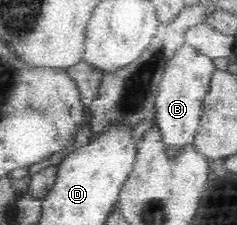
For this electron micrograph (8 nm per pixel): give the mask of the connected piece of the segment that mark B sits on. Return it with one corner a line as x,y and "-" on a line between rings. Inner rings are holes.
186,44
180,47
163,69
154,98
152,118
153,127
159,133
159,143
163,145
163,155
170,162
178,160
186,151
186,147
194,143
201,118
203,97
206,95
211,73
215,69
212,59
196,55

